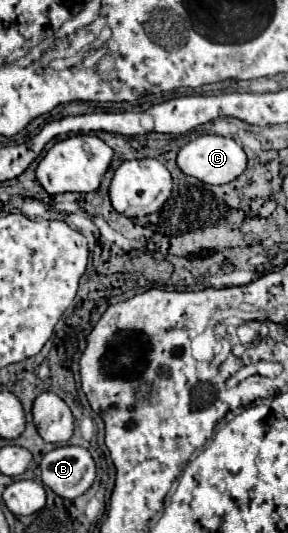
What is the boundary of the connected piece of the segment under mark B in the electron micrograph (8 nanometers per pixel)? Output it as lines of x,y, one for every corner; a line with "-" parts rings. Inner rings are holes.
62,445
48,451
40,461
40,471
44,485
64,499
82,495
96,477
90,451
76,445

